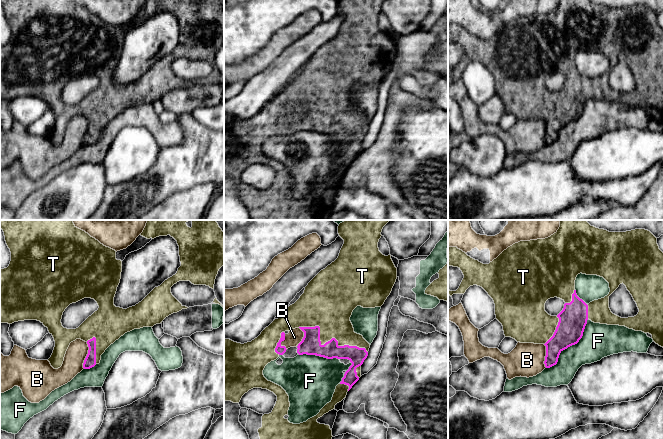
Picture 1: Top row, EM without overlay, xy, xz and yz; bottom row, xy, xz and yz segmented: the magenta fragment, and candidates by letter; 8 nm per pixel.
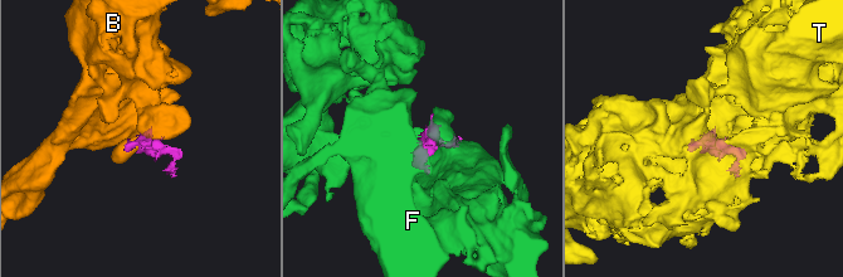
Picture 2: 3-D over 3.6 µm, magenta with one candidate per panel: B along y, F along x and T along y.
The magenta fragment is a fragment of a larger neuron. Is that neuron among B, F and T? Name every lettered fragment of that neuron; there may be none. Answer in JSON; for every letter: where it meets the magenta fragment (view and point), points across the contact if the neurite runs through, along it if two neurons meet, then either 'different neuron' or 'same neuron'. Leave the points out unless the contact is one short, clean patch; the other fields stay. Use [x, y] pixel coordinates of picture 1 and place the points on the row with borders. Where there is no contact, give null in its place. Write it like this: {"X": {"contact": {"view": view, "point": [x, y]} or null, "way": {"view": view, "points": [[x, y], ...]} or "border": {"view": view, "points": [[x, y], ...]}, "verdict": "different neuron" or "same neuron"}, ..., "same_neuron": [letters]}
{"B": {"contact": {"view": "xy", "point": [87, 355]}, "verdict": "different neuron"}, "F": {"contact": {"view": "yz", "point": [570, 345]}, "verdict": "different neuron"}, "T": {"contact": {"view": "xz", "point": [327, 342]}, "verdict": "same neuron"}, "same_neuron": ["T"]}

